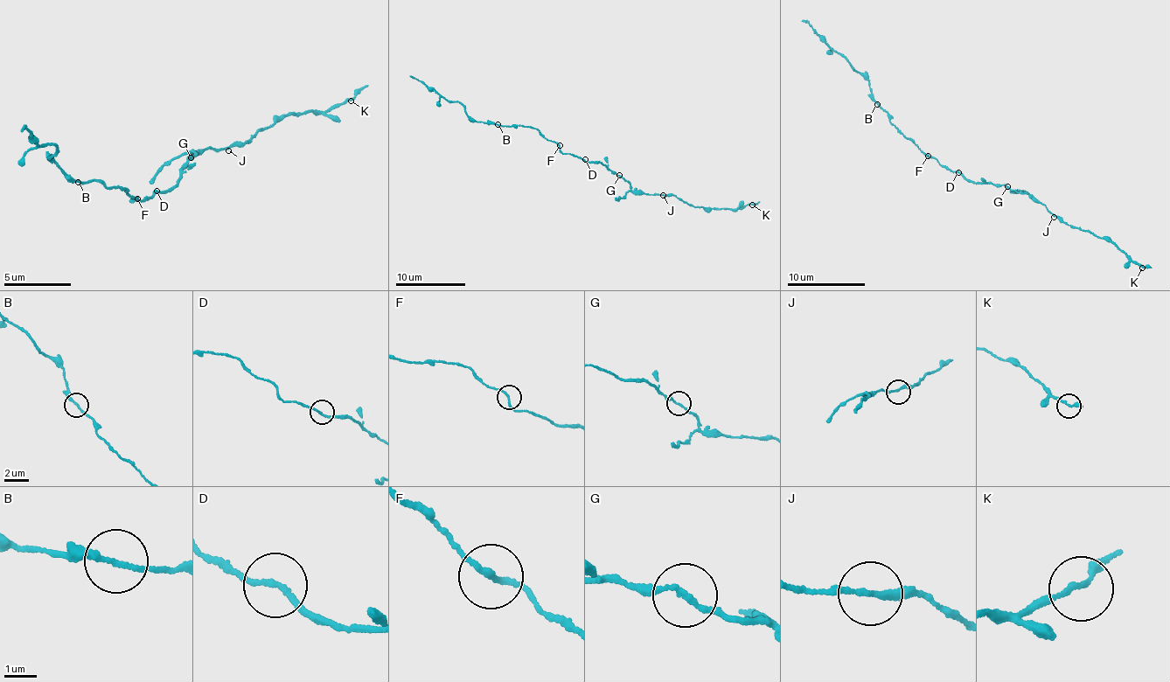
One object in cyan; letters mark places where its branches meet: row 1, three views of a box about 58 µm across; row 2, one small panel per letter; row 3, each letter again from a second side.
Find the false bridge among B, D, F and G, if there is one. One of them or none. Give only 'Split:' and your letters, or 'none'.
Split: none

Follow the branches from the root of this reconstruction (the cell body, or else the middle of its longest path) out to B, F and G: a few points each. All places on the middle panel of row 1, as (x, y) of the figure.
B: (589, 163), (564, 154), (558, 144), (529, 126), (497, 124)
F: (589, 163), (564, 154), (560, 150), (560, 146)
G: (589, 163), (597, 161), (620, 176)

